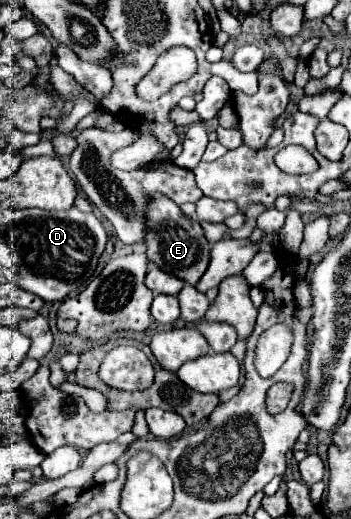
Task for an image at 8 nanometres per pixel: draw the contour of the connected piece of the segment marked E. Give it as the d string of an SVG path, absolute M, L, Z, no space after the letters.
M154 197L154 205L150 205L150 209L150 237L146 237L148 259L154 261L162 271L196 285L210 265L210 243L204 229L196 219L186 217L168 197Z

